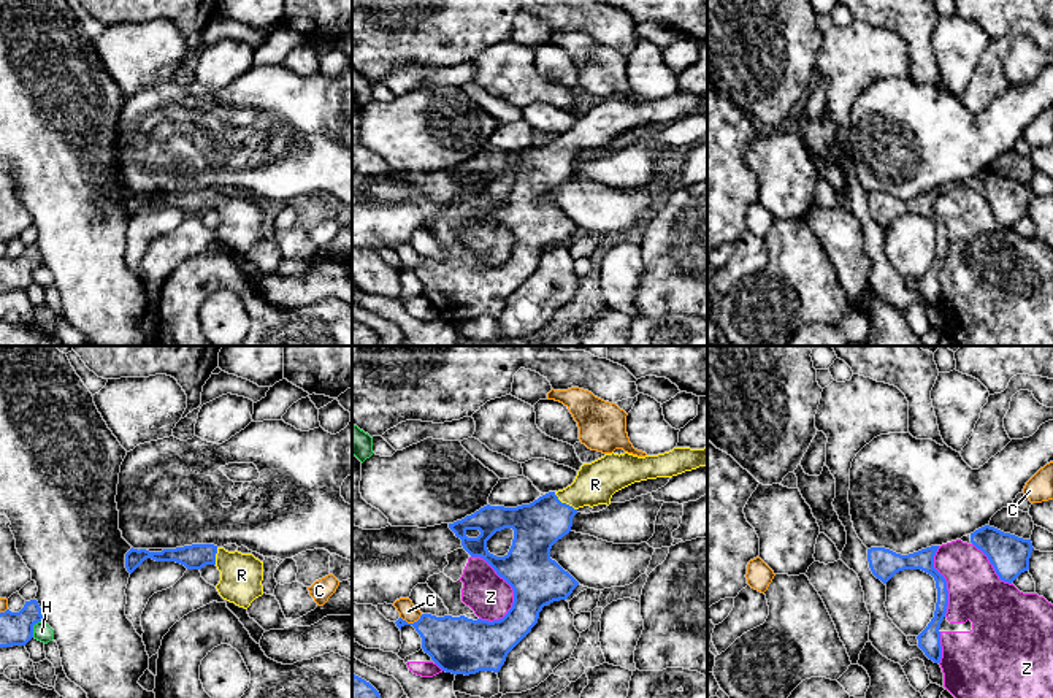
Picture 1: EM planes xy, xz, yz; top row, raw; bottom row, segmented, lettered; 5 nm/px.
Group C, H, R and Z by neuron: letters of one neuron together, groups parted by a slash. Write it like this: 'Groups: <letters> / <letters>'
Groups: C / H / R / Z

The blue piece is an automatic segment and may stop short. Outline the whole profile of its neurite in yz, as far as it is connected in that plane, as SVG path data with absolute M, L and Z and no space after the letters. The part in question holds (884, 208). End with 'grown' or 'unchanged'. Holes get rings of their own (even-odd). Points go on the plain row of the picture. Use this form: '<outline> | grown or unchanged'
M931 190L918 197L901 200L885 192L867 194L867 206L872 219L886 228L896 217L904 214L921 214L931 219L936 225L937 247L934 262L928 271L917 281L918 292L934 308L940 308L942 290L940 290L940 268L947 259L948 235L945 222L934 213L934 200L939 190Z | unchanged

